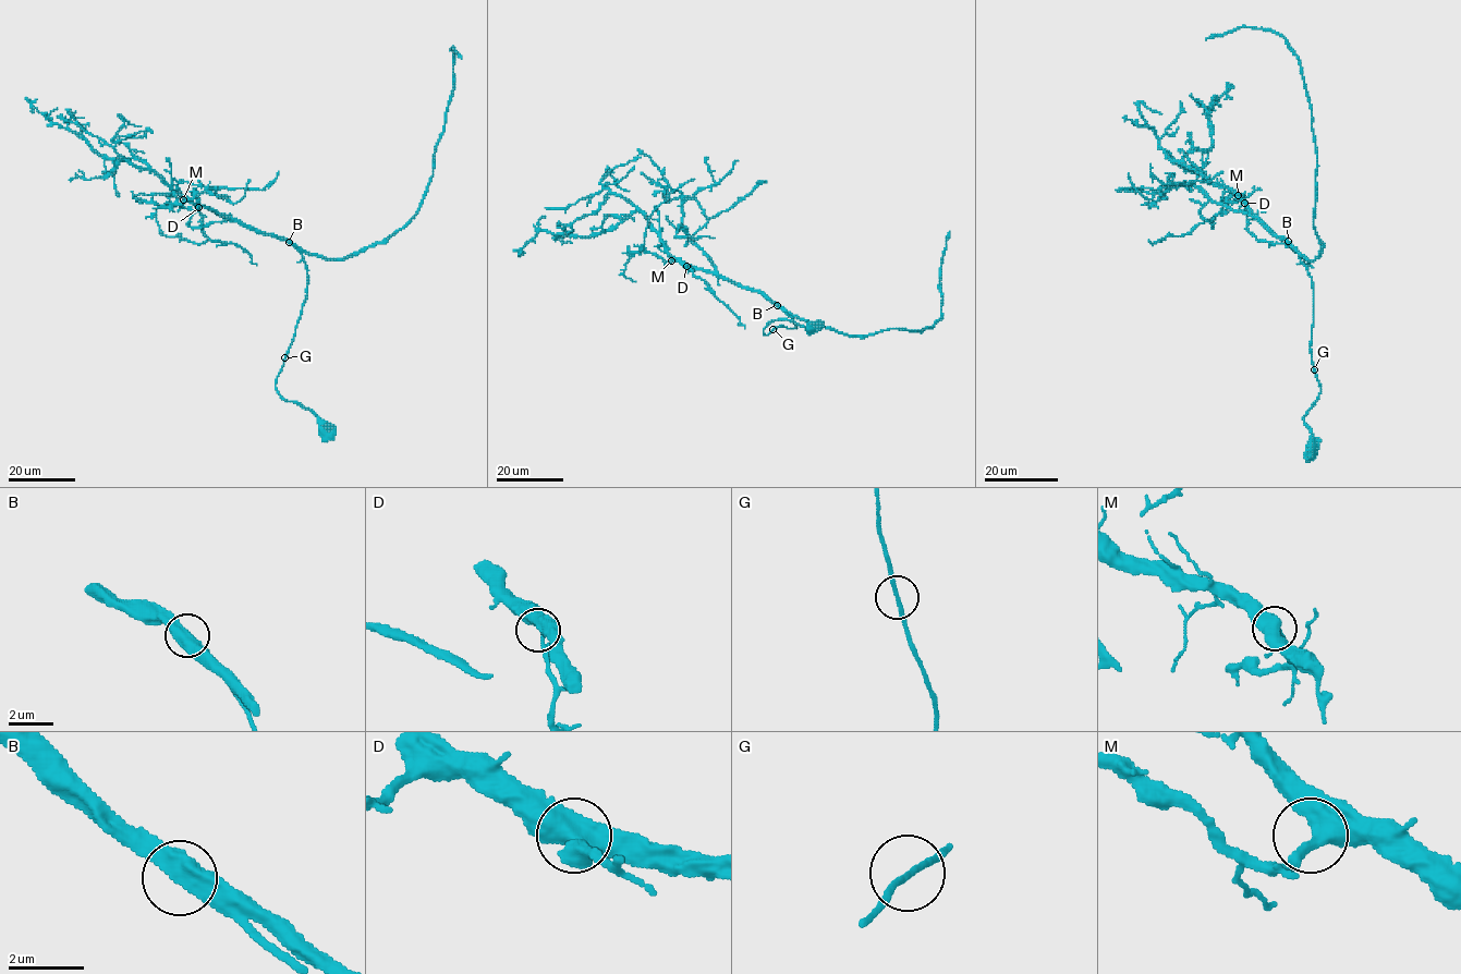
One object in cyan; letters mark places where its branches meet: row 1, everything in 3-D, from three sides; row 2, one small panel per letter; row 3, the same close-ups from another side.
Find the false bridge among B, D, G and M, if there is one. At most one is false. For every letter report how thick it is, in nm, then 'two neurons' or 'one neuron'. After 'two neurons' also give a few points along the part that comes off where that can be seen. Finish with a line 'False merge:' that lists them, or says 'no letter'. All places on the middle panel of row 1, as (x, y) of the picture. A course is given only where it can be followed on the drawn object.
B: calibre 500 nm; one neuron
D: calibre 440 nm; one neuron
G: calibre 160 nm; one neuron
M: calibre 500 nm; one neuron
False merge: no letter

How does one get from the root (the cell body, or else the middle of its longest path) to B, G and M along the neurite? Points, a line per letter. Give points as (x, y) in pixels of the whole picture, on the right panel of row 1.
B: (1311, 452), (1311, 430), (1303, 417), (1321, 392), (1310, 352), (1313, 282), (1298, 252), (1288, 241)
G: (1311, 452), (1311, 430), (1303, 417), (1321, 392), (1314, 368)
M: (1311, 452), (1311, 430), (1303, 417), (1321, 392), (1310, 352), (1312, 278), (1295, 248), (1253, 215), (1238, 195)

